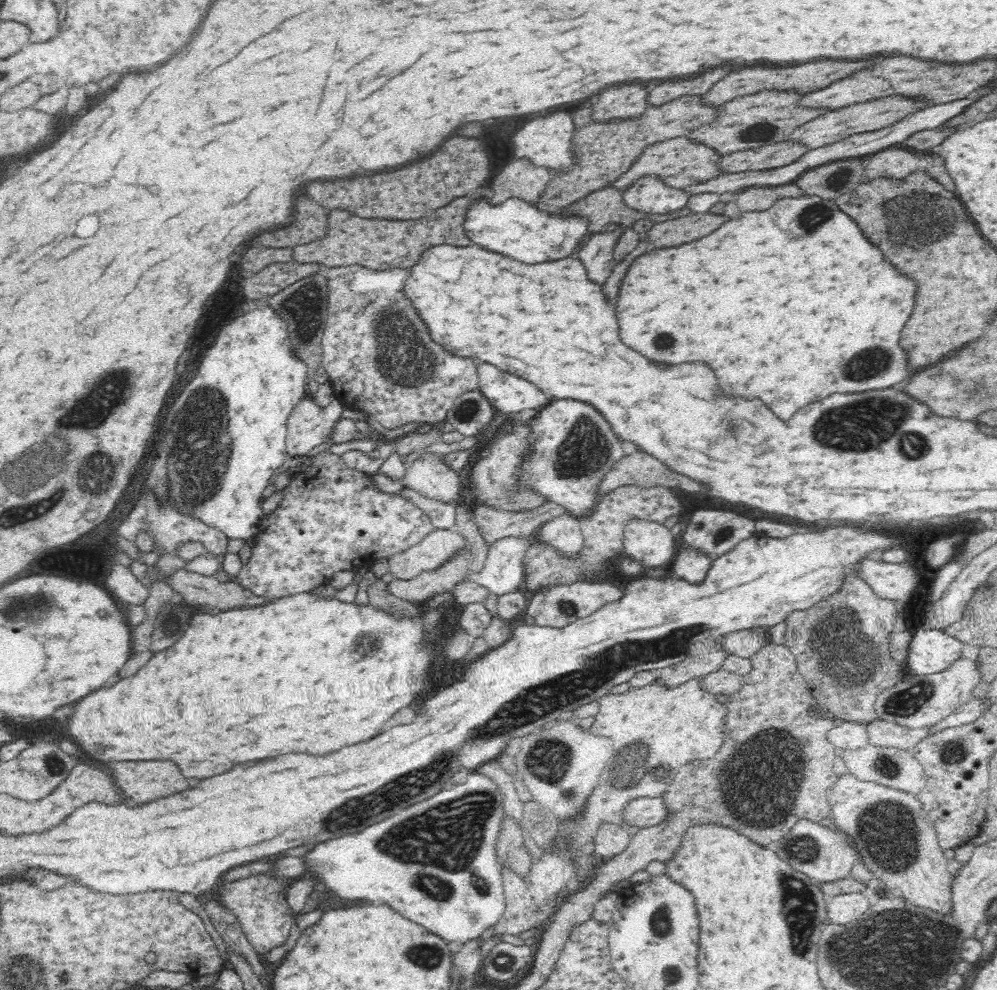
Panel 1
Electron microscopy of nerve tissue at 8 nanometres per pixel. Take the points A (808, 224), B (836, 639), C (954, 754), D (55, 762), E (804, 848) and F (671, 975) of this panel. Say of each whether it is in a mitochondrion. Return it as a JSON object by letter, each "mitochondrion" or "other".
{"A":"mitochondrion","B":"mitochondrion","C":"mitochondrion","D":"mitochondrion","E":"mitochondrion","F":"mitochondrion"}

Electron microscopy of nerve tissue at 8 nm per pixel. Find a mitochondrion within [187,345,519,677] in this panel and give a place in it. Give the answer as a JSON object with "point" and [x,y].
{"point":[469,410]}

